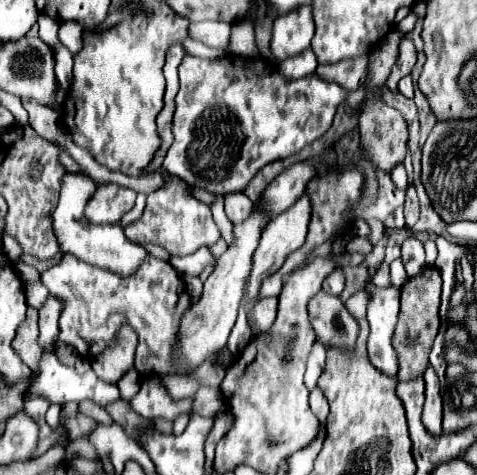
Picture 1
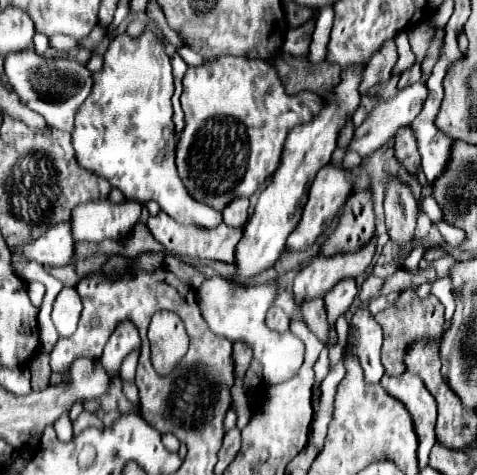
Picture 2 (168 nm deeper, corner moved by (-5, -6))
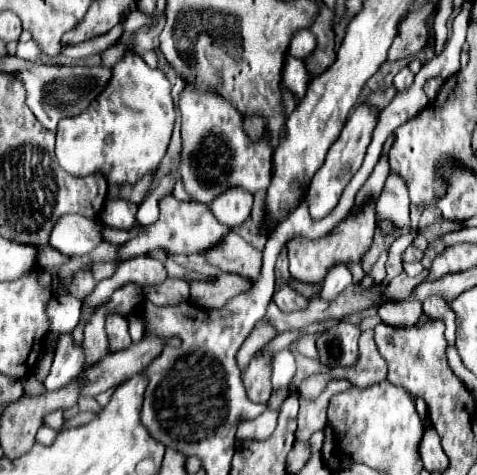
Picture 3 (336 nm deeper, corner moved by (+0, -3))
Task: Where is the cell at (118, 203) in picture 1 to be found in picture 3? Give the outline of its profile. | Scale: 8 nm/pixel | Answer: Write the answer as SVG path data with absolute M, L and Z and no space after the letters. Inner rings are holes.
M63 215L49 237L49 245L67 257L87 255L103 241L105 223L83 215Z

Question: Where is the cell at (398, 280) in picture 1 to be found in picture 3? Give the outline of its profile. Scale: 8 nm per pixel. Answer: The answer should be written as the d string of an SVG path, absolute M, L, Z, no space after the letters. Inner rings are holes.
M429 295L425 301L423 301L422 309L427 311L427 314L432 319L443 319L445 325L447 325L447 331L445 331L445 337L447 341L453 341L455 339L455 313L451 311L451 301L441 297L441 295Z

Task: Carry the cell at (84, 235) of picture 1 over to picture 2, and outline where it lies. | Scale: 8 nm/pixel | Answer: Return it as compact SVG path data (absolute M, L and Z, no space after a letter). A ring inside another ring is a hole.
M70 222L56 224L42 238L30 242L30 246L10 248L10 252L26 260L38 262L40 266L66 266L74 258L74 240L70 232Z

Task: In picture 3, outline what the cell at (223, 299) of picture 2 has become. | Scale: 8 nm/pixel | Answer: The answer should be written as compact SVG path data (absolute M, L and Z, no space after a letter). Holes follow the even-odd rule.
M283 349L271 359L271 385L273 389L285 389L295 375L295 355L289 349Z

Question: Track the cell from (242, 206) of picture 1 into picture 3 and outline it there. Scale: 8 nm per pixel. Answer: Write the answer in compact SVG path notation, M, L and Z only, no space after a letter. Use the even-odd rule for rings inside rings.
M231 187L211 203L211 211L223 225L237 227L249 217L251 205L253 205L253 195L249 191L241 187Z

